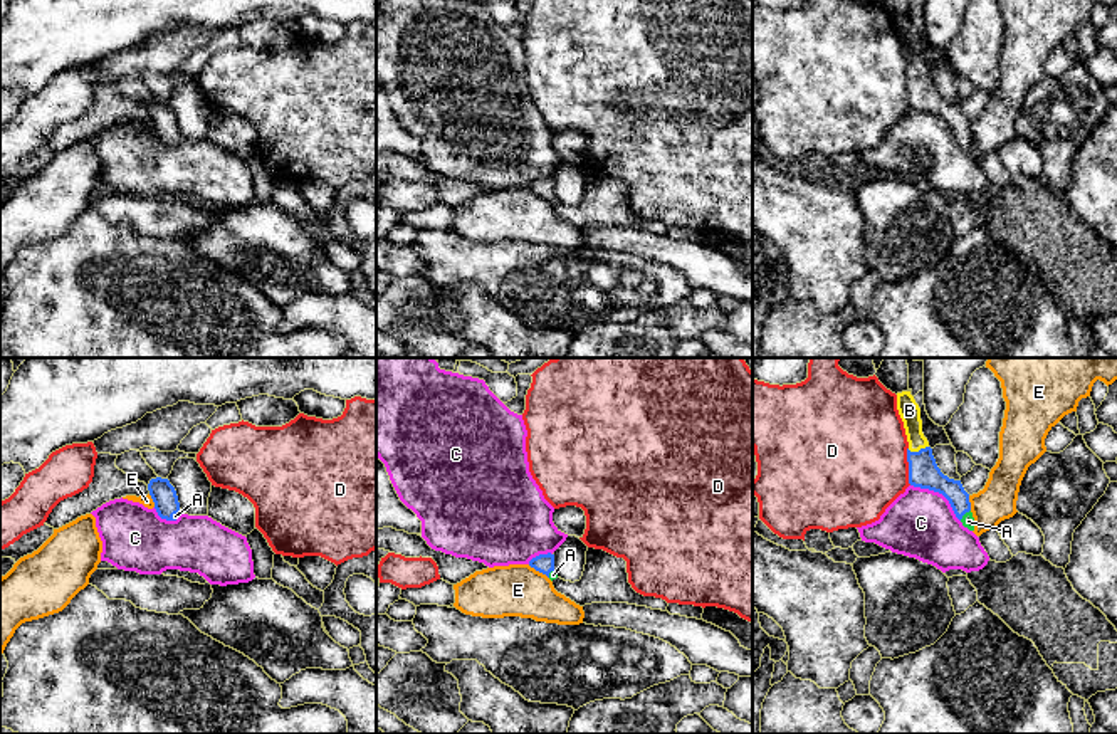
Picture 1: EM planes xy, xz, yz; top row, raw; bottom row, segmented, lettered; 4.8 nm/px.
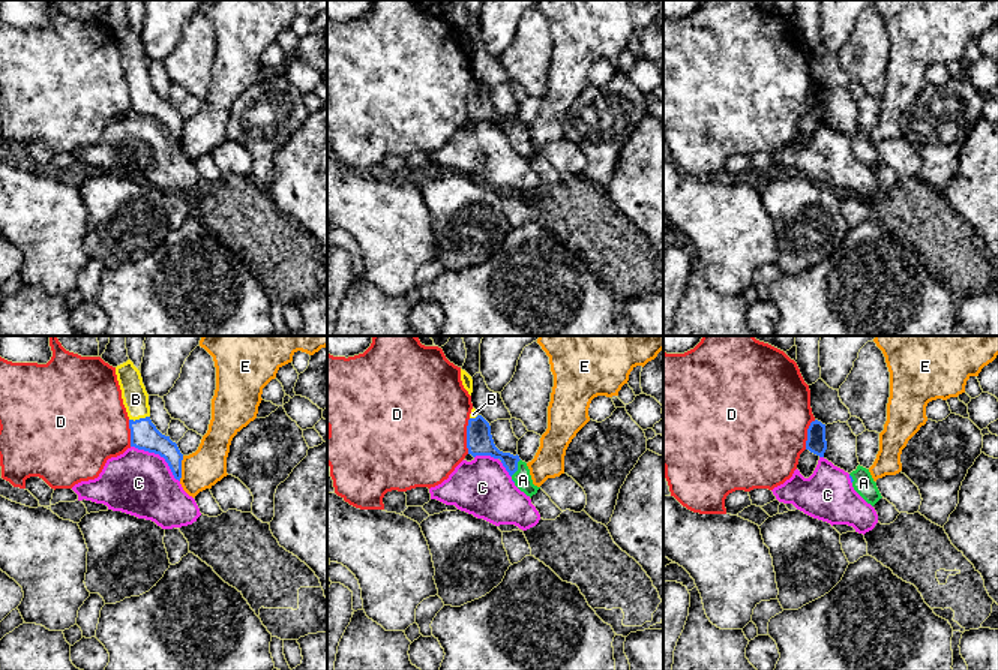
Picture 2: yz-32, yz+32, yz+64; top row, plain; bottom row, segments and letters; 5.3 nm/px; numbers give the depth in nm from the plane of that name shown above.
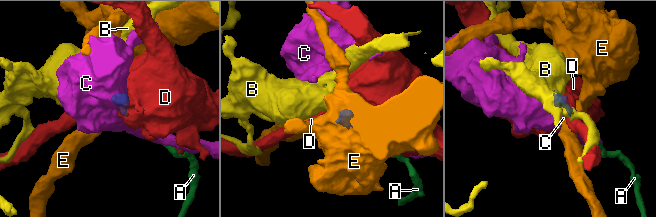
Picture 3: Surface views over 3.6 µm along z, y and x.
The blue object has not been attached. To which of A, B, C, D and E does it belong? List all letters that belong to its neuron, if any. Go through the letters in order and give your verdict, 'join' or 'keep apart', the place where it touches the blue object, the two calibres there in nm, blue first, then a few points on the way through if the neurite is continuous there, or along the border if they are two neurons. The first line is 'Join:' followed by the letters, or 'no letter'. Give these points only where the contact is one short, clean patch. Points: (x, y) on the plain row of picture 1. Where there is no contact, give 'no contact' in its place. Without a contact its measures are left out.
Join: A, B
A: join; contact yz (964, 136); calibres 130 and 60 nm; way yz (928, 99), (941, 106), (964, 136), (968, 145)
B: join; contact yz (919, 74); calibres 140 and 100 nm; way yz (922, 94), (919, 74), (909, 34)
C: keep apart; contact yz (939, 116); calibres 140 and 320 nm; border yz (911, 108), (938, 115), (959, 145)
D: keep apart; contact yz (909, 89); calibres 140 and 480 nm; border yz (907, 71), (907, 104), (911, 108)
E: keep apart; contact xz (538, 193); calibres 100 and 260 nm; border xz (528, 188), (548, 202)

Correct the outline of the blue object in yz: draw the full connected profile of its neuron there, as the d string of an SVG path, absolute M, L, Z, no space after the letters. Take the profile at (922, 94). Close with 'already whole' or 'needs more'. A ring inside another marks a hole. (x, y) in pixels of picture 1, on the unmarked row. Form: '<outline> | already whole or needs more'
M910 15L897 17L897 34L909 66L909 107L942 118L962 149L974 155L969 118L961 104L949 102L937 91L932 72L922 57L920 32Z | needs more

